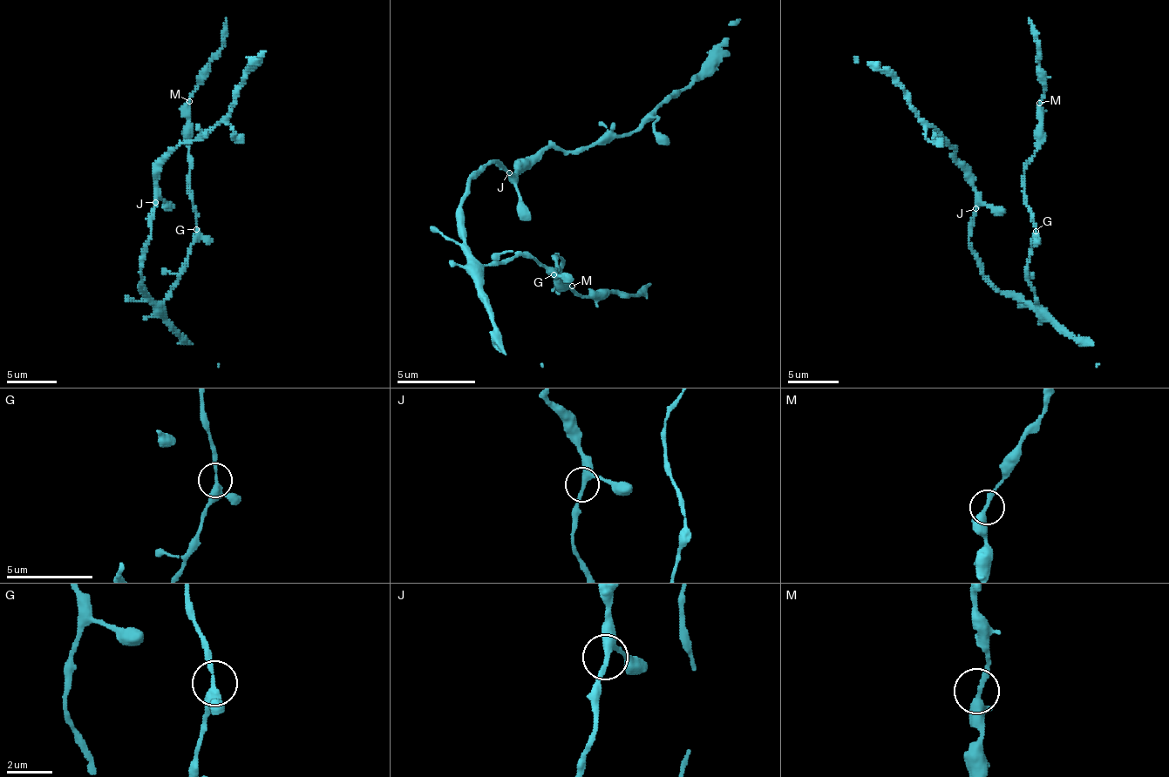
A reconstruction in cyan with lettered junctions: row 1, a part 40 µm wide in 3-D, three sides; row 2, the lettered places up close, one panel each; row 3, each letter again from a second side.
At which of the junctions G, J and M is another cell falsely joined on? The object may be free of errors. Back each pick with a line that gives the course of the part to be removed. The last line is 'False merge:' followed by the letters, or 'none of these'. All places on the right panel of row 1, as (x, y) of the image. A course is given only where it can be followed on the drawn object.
False merge: none of these

